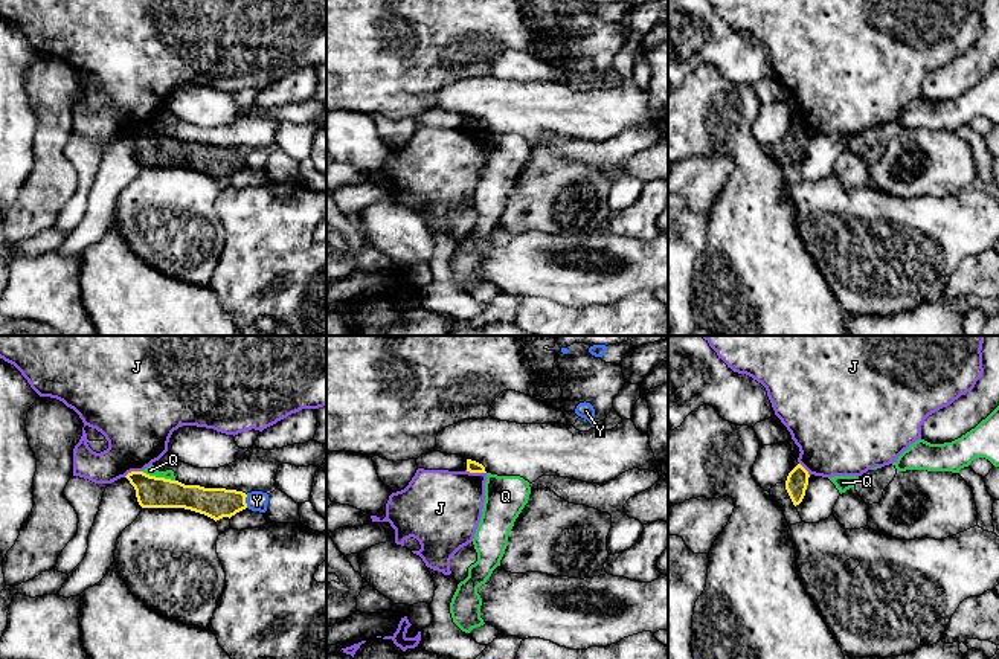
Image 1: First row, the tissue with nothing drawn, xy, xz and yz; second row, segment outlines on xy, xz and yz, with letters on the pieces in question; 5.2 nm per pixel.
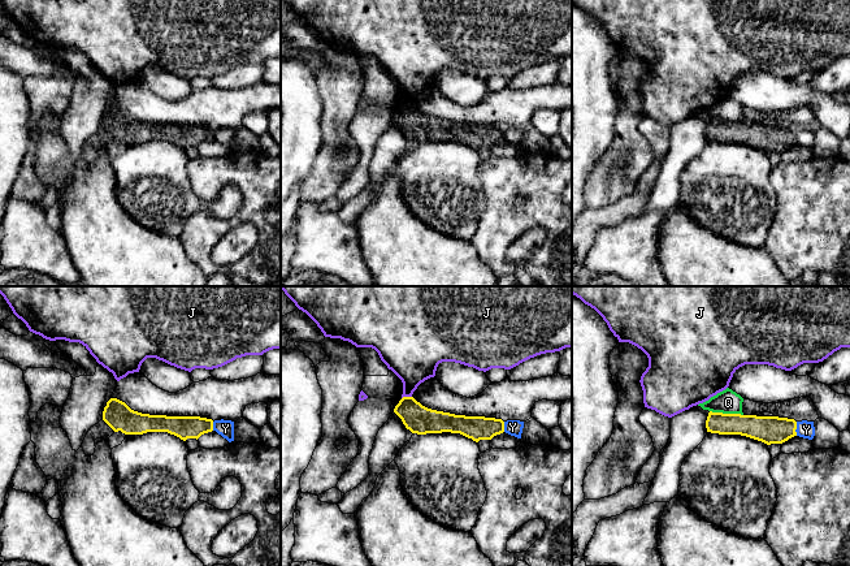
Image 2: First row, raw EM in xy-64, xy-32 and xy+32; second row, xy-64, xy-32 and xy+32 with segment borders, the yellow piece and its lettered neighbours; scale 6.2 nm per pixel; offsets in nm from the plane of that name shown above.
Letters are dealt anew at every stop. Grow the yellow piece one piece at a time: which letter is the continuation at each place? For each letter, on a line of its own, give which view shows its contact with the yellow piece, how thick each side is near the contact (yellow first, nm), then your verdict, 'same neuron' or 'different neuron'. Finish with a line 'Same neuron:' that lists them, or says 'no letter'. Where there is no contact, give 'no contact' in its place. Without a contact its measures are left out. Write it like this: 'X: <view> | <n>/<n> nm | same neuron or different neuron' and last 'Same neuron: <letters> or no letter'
J: xz | 60/380 nm | different neuron
Q: xy | 170/50 nm | different neuron
Y: xy | 160/110 nm | different neuron
Same neuron: no letter

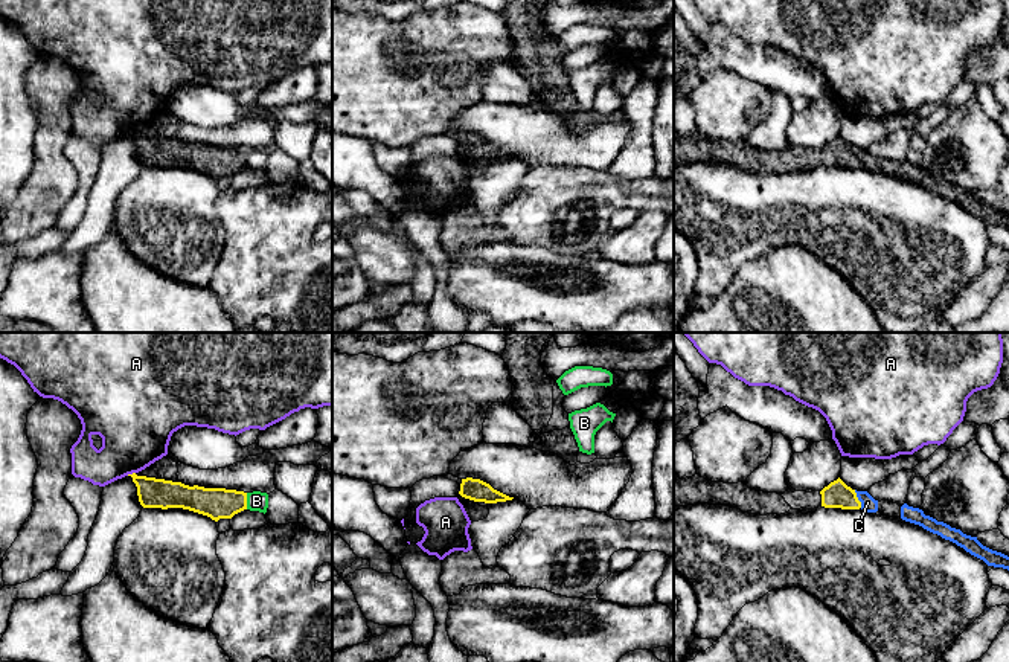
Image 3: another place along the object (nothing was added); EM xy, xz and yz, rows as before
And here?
A: xy | 160/380 nm | different neuron
B: xy | 160/110 nm | different neuron
C: yz | 140/80 nm | same neuron
Same neuron: C

